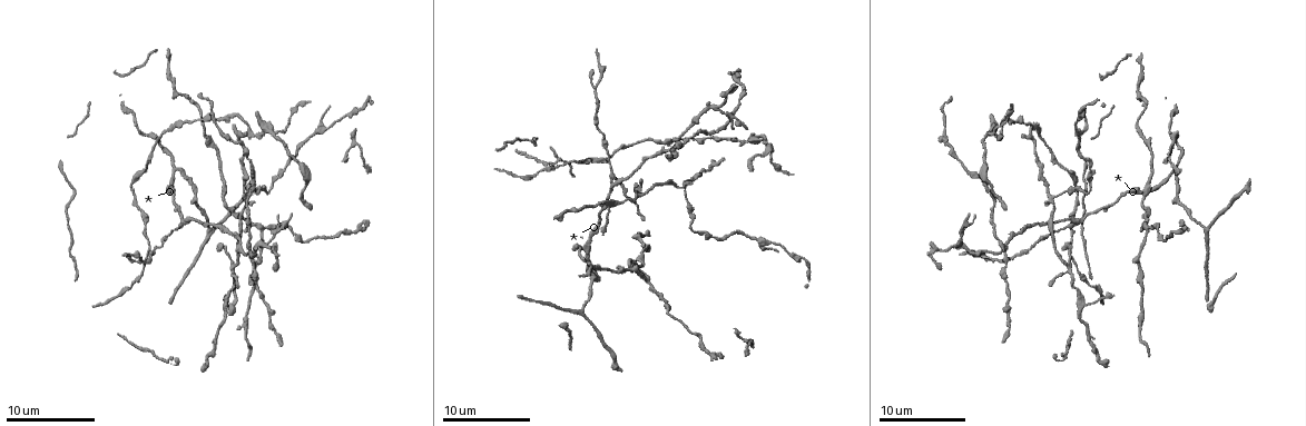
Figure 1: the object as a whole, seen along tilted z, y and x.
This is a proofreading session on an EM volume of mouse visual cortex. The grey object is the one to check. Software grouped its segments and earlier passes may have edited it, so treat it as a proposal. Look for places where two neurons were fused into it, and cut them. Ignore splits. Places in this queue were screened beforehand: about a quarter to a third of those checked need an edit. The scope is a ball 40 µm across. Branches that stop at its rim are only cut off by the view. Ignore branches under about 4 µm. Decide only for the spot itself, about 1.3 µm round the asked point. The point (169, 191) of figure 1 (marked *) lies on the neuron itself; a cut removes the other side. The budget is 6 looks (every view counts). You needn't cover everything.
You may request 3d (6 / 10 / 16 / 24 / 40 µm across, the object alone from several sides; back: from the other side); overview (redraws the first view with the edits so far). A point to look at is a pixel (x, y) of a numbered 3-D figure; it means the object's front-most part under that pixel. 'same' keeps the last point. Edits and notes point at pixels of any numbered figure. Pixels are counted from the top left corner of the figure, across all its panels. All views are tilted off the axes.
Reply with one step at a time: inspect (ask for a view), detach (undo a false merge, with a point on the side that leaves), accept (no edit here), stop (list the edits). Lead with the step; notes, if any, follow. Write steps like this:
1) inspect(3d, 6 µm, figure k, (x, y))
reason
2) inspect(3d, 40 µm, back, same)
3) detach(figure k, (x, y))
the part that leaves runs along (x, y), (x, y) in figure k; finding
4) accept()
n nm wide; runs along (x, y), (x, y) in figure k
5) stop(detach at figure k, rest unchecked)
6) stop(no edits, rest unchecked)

inspect(3d, 16 µm, figure 1, (187, 220))
side arm on a straight run

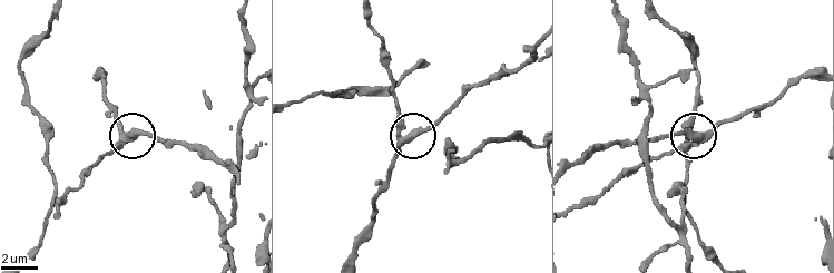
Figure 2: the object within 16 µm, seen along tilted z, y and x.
inspect(3d, 16 µm, back, figure 2, (131, 135))

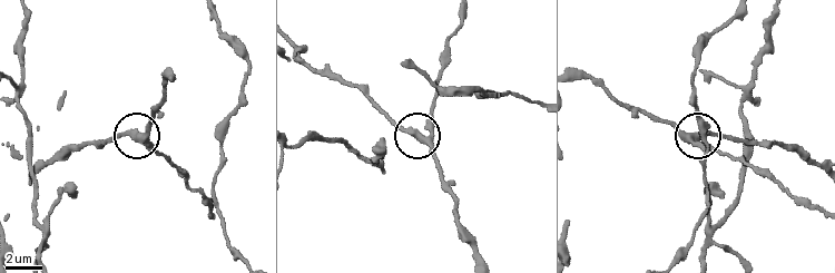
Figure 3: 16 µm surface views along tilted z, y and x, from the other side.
accept()
side arm 40 µm; 3 arms; one neuron here

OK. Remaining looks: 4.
inspect(3d, 16 µm, figure 1, (176, 168))
side arm on a straight run

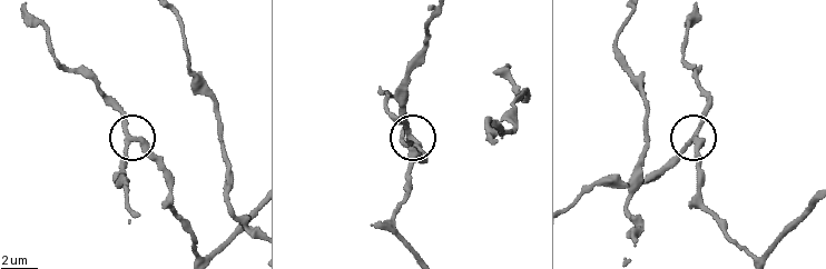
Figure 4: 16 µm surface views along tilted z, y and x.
inspect(3d, 16 µm, back, figure 4, (411, 139))
from behind

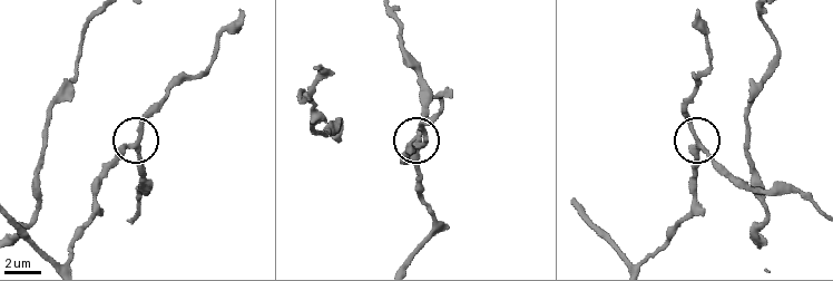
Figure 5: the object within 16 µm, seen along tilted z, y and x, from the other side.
accept()
260 nm wide; runs along (785, 192), (751, 187), (735, 178), (699, 142), (683, 103) in figure 5; one neuron here

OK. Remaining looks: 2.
inspect(3d, 10 µm, figure 1, (1053, 198))
looks like a crossing

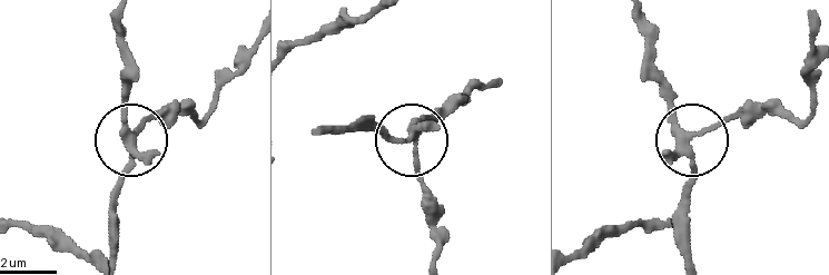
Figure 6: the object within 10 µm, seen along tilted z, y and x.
accept()
side arm 10 µm; all the same neuron

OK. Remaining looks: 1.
stop(no edits, rest unchecked)

